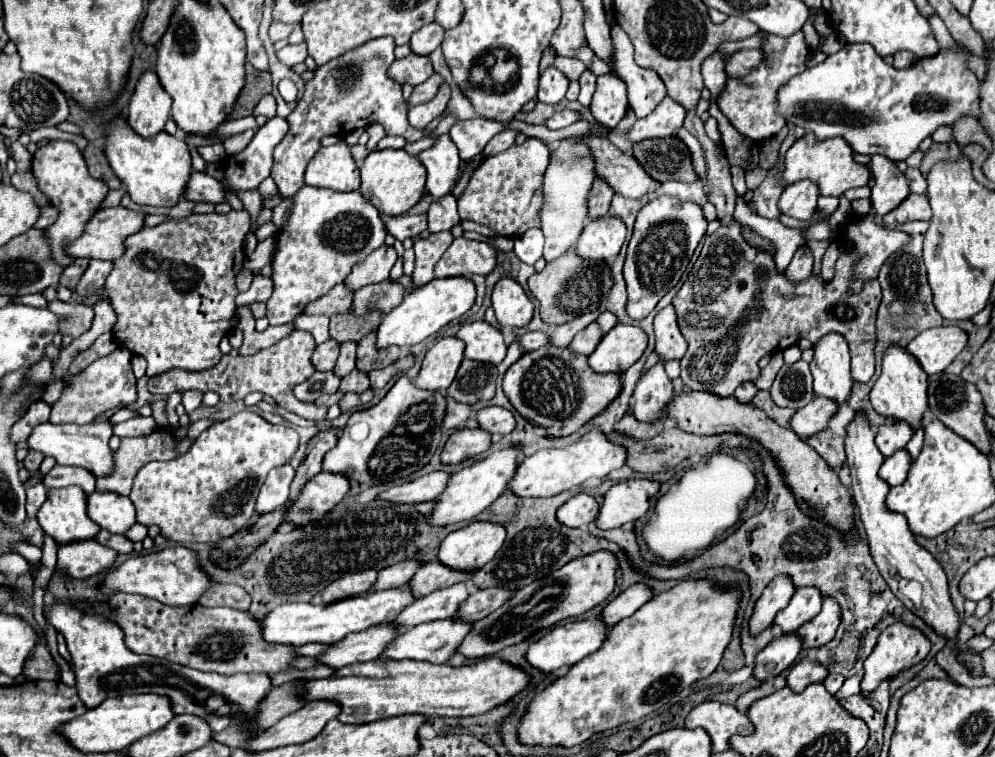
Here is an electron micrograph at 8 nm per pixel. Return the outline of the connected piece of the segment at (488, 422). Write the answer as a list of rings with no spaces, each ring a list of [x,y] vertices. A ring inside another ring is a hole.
[[[485,407],[485,409],[477,411],[477,421],[479,421],[481,429],[485,429],[491,435],[495,435],[495,433],[507,435],[515,429],[513,413],[503,407]]]

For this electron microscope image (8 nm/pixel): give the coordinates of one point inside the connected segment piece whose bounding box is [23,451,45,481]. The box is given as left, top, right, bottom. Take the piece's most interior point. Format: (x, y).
(33, 460)

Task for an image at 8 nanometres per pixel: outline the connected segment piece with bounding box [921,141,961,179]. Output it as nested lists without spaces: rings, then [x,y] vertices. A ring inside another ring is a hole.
[[[955,141],[947,143],[947,145],[933,143],[931,149],[925,153],[925,159],[923,159],[923,163],[921,163],[921,173],[923,173],[925,179],[927,179],[931,167],[933,167],[935,163],[939,163],[939,161],[955,161],[959,155],[961,155],[961,151],[959,151],[959,145],[957,145]]]

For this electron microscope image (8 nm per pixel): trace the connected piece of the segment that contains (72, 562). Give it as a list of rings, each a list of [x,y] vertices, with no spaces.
[[[95,539],[61,543],[57,551],[57,569],[63,569],[71,579],[87,579],[91,575],[109,569],[117,553],[99,545]]]

